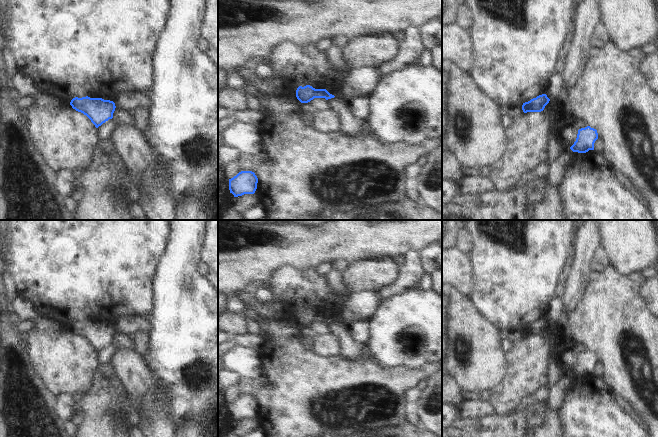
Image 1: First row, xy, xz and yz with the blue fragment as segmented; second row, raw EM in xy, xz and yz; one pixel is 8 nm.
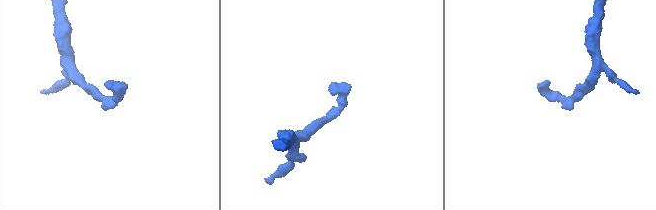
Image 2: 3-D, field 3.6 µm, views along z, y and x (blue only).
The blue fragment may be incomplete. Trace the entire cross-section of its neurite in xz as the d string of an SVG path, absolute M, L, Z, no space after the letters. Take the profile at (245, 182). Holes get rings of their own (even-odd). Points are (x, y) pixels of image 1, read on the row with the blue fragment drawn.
M241 171L229 179L229 190L234 197L244 194L254 194L257 189L258 178L252 171Z

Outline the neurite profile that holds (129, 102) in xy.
M124 92L115 99L114 103L117 109L129 113L136 109L144 109L148 111L150 106L150 96L144 92Z

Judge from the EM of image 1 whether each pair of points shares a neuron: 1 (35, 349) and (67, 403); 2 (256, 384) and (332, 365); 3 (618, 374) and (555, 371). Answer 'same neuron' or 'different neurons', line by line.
1: different neurons
2: same neuron
3: different neurons

